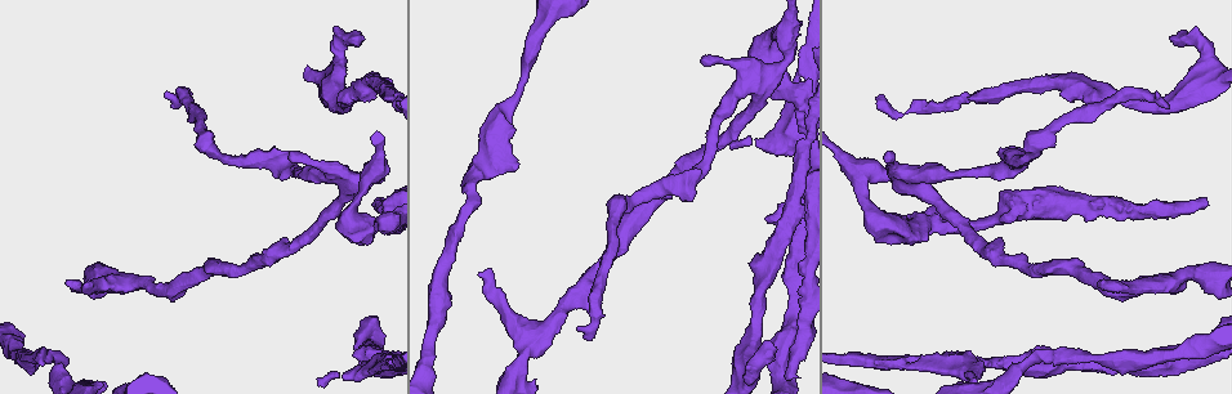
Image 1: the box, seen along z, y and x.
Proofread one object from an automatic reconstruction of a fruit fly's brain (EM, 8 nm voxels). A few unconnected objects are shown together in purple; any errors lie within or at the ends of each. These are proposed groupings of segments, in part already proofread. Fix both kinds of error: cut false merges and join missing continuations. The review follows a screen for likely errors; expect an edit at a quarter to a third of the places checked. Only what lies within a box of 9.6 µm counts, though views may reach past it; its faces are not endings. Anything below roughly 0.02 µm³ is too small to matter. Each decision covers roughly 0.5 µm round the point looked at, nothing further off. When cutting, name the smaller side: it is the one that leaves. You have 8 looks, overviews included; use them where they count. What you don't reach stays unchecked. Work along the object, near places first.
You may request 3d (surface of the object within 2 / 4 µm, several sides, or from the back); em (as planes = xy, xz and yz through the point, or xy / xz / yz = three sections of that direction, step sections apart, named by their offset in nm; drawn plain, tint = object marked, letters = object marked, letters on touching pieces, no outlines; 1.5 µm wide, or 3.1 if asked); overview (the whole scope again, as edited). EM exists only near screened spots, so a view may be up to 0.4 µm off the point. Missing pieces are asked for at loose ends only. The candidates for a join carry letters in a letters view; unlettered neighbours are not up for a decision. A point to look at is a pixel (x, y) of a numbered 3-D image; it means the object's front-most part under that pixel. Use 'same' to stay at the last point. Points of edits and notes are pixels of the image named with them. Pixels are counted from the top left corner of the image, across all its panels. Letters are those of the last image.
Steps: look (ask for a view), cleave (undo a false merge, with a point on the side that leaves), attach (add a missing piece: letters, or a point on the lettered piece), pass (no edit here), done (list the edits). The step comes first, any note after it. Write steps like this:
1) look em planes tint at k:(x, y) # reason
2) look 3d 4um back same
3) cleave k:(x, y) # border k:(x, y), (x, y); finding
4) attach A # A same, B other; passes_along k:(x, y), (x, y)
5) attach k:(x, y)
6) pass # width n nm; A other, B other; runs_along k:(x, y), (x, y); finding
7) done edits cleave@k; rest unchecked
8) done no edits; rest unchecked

look em xy step 8 letters at 1:(765, 217) # stops while still wide

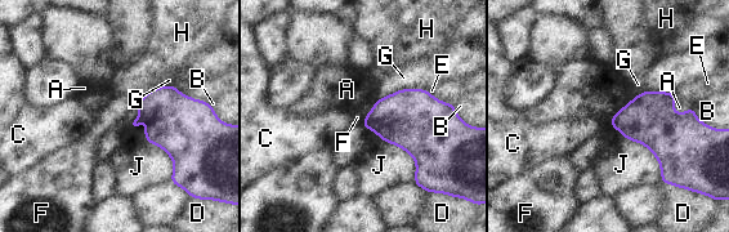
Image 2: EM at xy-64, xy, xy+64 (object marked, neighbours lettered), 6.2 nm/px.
pass # A other, B other, C other, D other, E other, F other, G other, H other, J other; border 2:(374, 105), (362, 123); none of them fits

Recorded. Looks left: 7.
look em xy step 8 letters at 1:(975, 379) # branch stops here

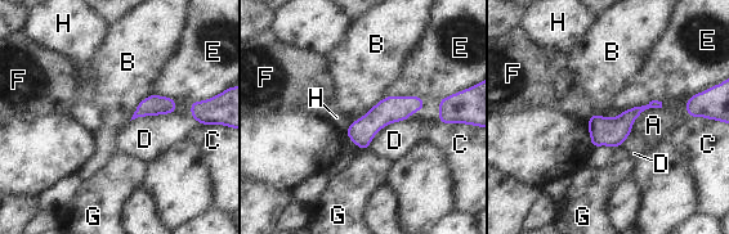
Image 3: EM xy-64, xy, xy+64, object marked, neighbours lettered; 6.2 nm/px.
pass # A other, B other, C other, D other, E other, F other, G other, H other; runs_along 3:(420, 102), (388, 109), (350, 133); no lettered piece goes on from it

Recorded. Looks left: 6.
look 3d 2um at 1:(383, 197) # long arm stops here

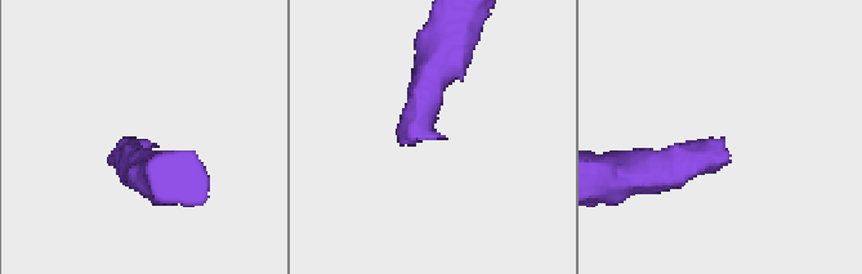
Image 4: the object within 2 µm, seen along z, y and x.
look em xz step 8 letters at 4:(144, 140) # shape alone is not enough

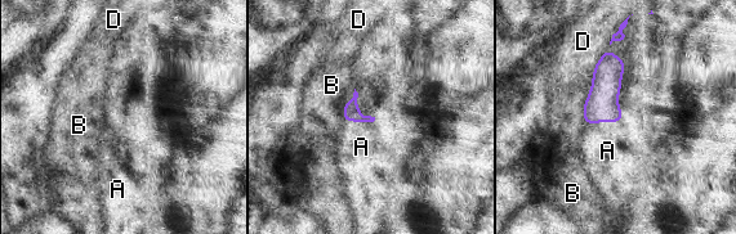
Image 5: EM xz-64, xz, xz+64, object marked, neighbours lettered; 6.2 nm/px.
look em planes letters same

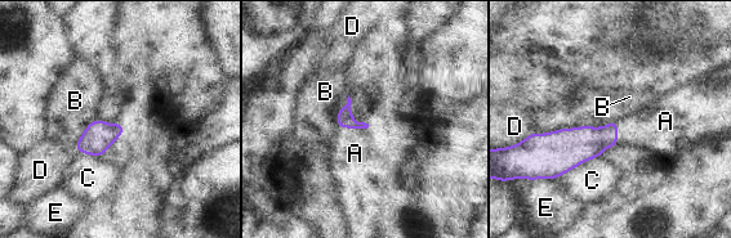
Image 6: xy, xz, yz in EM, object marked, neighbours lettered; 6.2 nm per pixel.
attach 6:(355, 153) # A same, B other, C other, D other, E other; passes_along 6:(344, 117), (353, 128), (355, 153); the cell continues

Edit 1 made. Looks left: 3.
done edits attach@6; rest unchecked

